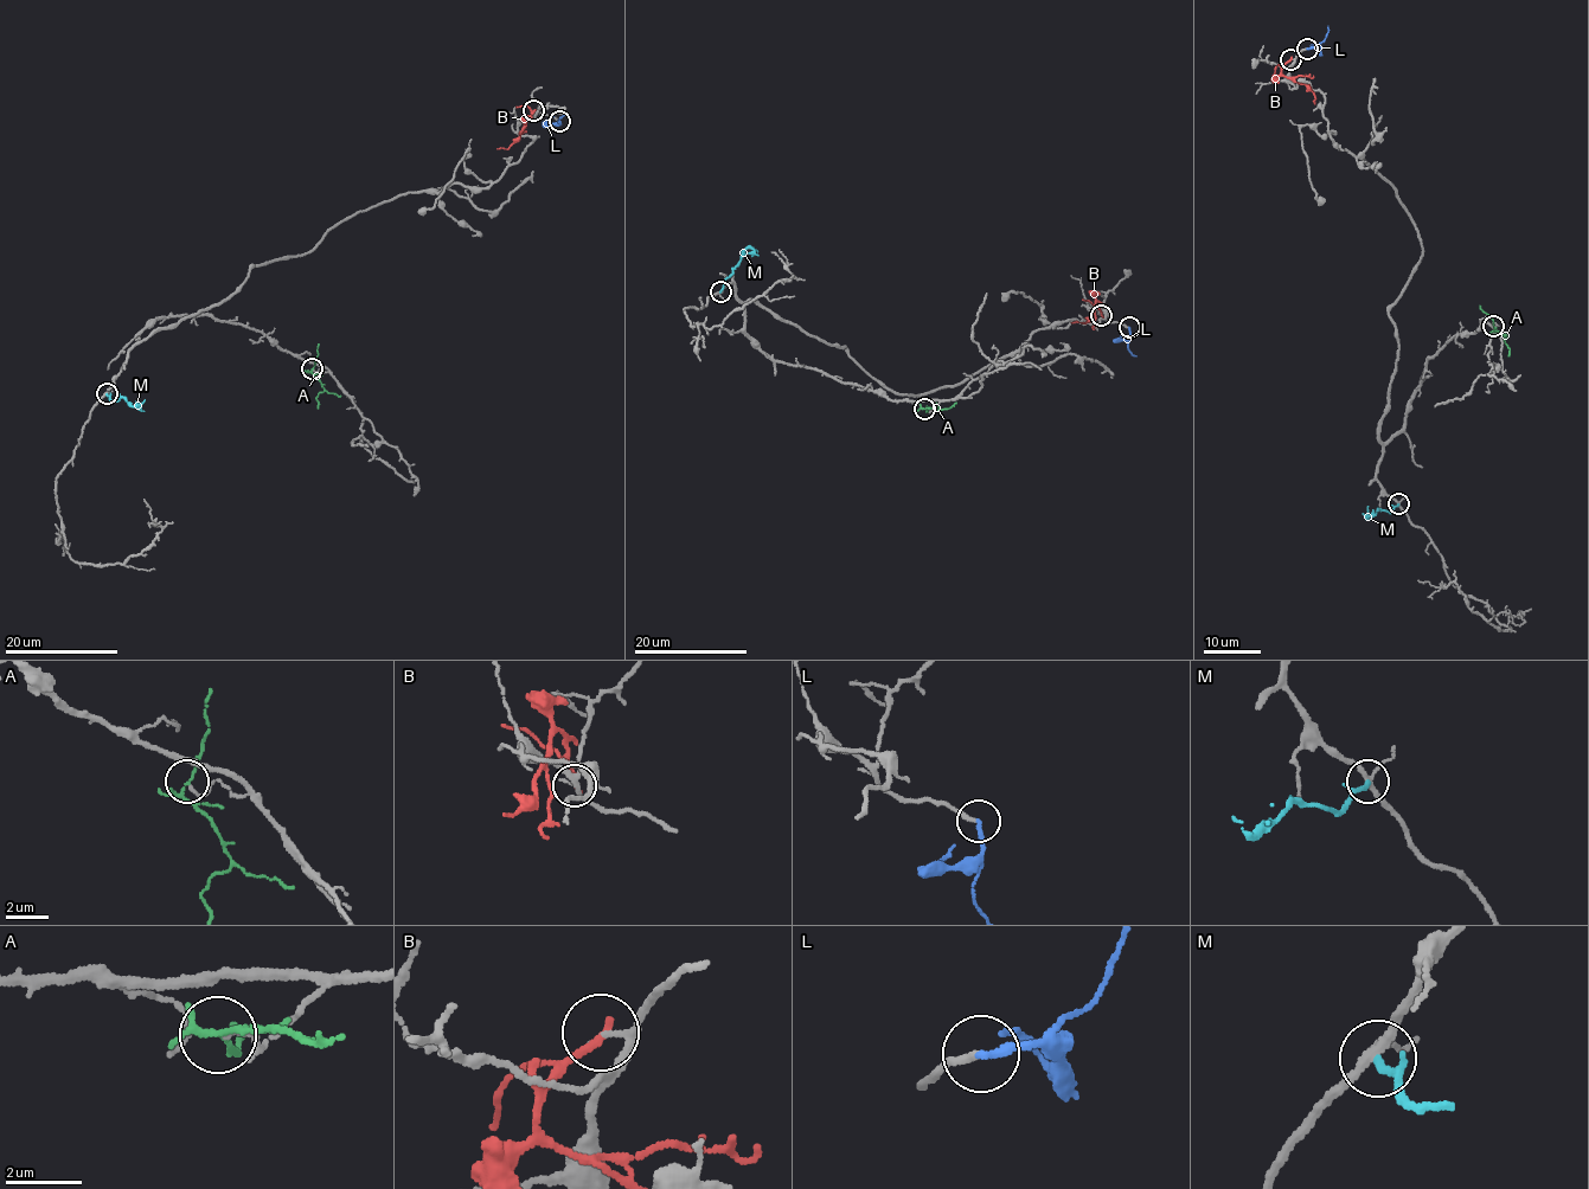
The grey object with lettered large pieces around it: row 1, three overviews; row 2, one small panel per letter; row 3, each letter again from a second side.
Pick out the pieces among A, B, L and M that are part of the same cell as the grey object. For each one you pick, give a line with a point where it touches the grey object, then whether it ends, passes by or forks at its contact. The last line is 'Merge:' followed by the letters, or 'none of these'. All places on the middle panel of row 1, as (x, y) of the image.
L: contact (1129, 327); it ends
Merge: L

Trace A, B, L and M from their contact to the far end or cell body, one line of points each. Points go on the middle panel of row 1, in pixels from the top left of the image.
A: (924, 409), (940, 410), (933, 409), (936, 403)
B: (1102, 315), (1097, 302), (1091, 320), (1071, 322)
L: (1128, 328), (1127, 346), (1136, 357)
M: (721, 293), (747, 248), (754, 251), (751, 257)

